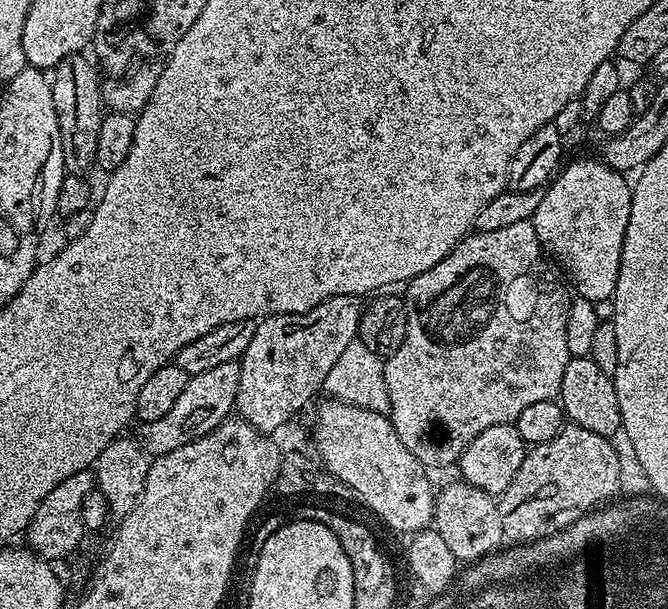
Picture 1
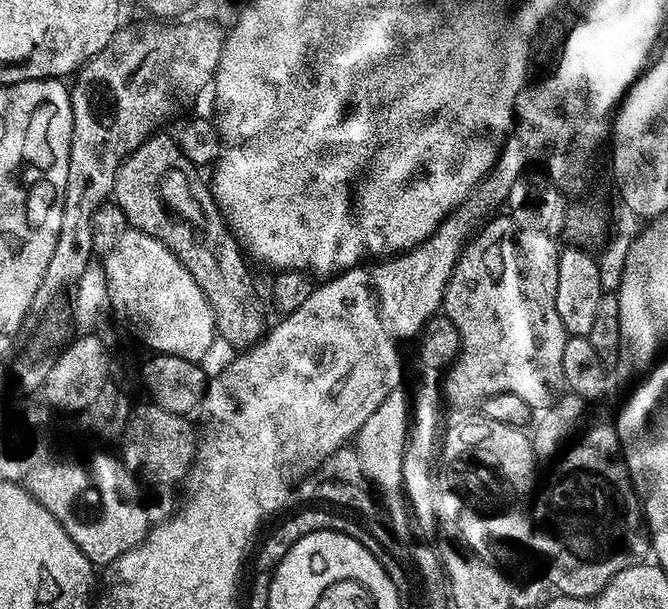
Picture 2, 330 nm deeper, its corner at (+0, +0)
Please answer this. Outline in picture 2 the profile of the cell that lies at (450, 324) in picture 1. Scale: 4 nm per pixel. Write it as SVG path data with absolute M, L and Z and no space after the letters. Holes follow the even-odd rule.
M496 214L464 245L442 305L443 315L454 322L461 338L460 353L442 380L443 399L448 404L479 405L494 394L518 394L534 410L543 410L561 395L565 387L562 350L566 350L569 334L558 318L560 248L550 237L548 232L522 230L511 216Z

